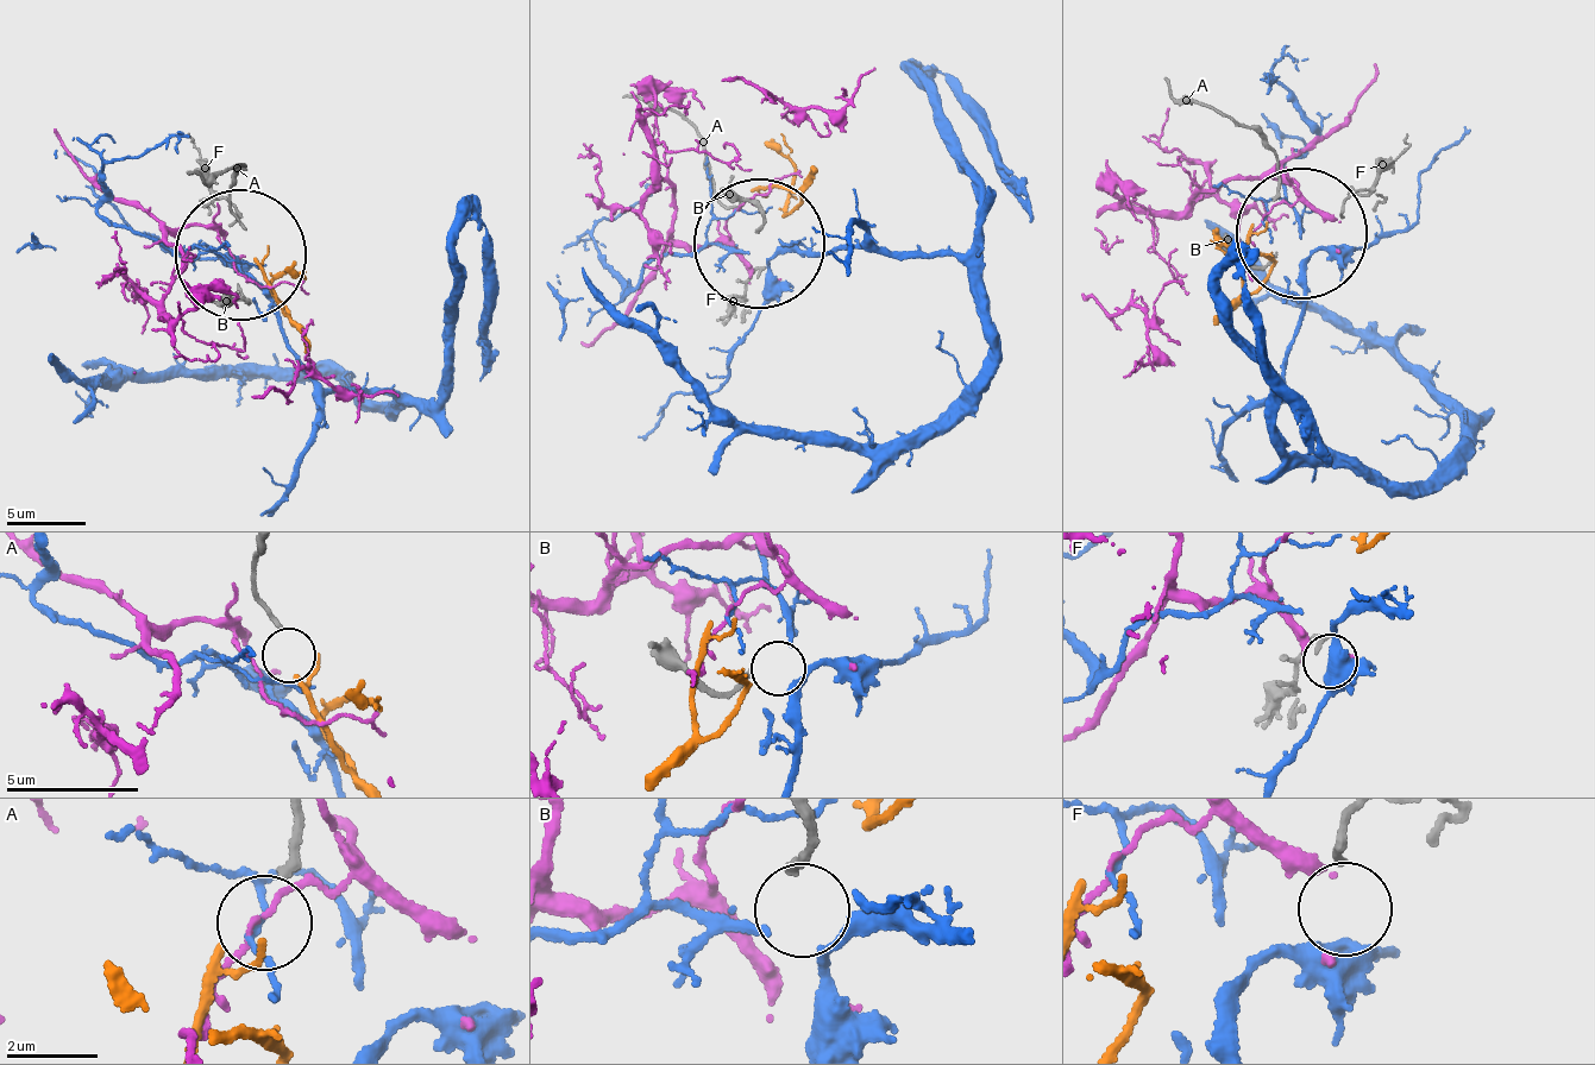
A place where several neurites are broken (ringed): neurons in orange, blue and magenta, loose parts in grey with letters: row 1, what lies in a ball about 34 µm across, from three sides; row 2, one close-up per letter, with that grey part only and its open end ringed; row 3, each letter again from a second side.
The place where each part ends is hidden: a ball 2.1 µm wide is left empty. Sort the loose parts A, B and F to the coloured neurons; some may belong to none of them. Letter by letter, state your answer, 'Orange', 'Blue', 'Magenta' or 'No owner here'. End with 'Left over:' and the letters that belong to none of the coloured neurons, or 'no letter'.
A: Orange
B: Blue
F: Magenta
Left over: no letter

